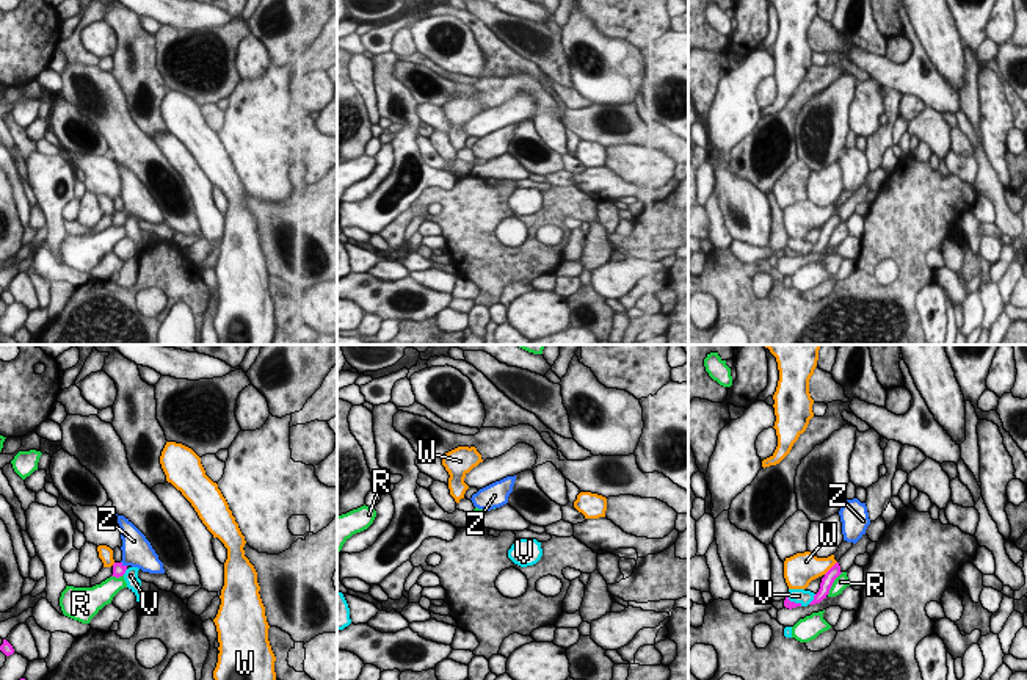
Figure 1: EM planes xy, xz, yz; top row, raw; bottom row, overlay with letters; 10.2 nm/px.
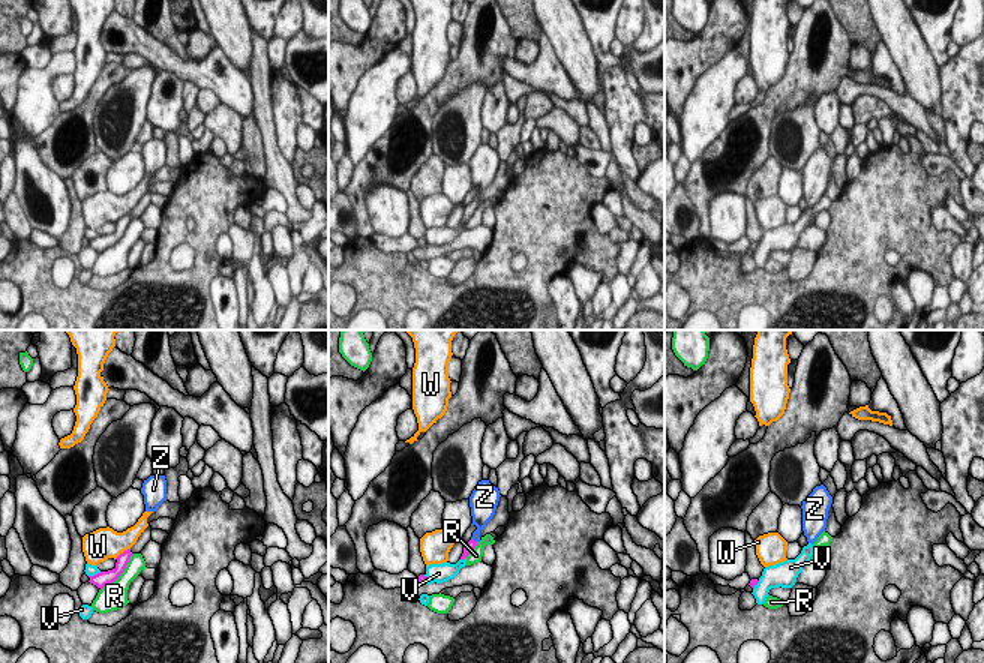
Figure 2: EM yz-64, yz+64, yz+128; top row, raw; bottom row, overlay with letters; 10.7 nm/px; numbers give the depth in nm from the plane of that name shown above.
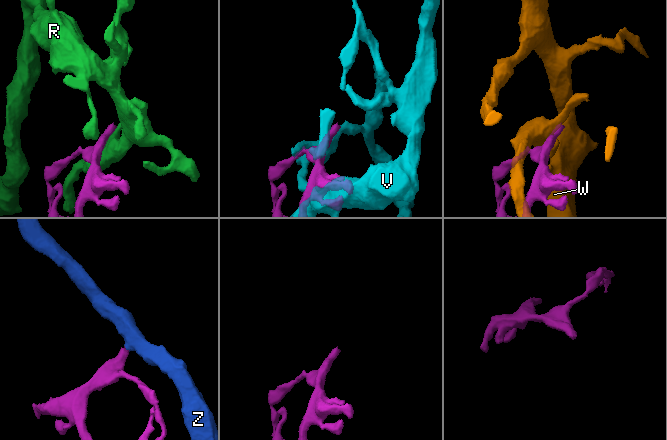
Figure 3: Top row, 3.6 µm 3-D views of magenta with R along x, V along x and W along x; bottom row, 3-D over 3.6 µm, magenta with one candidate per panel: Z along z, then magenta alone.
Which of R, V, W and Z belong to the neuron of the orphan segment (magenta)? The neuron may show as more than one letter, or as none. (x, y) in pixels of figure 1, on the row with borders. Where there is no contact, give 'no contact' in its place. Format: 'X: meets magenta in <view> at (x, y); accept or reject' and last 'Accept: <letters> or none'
R: meets magenta in yz at (833, 582); reject
V: meets magenta in yz at (814, 599); reject
W: meets magenta in yz at (831, 567); reject
Z: meets magenta in xy at (124, 566); accept
Accept: Z

